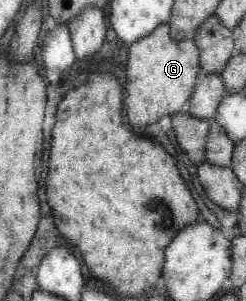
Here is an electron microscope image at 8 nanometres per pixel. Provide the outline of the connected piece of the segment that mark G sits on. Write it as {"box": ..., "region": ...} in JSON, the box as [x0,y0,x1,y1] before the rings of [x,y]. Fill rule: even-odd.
{"box":[126,25,198,126],"region":[[[168,25],[153,30],[149,36],[130,43],[126,61],[126,122],[132,126],[154,124],[164,115],[178,113],[193,94],[198,74],[198,52],[190,38],[172,42]]]}

